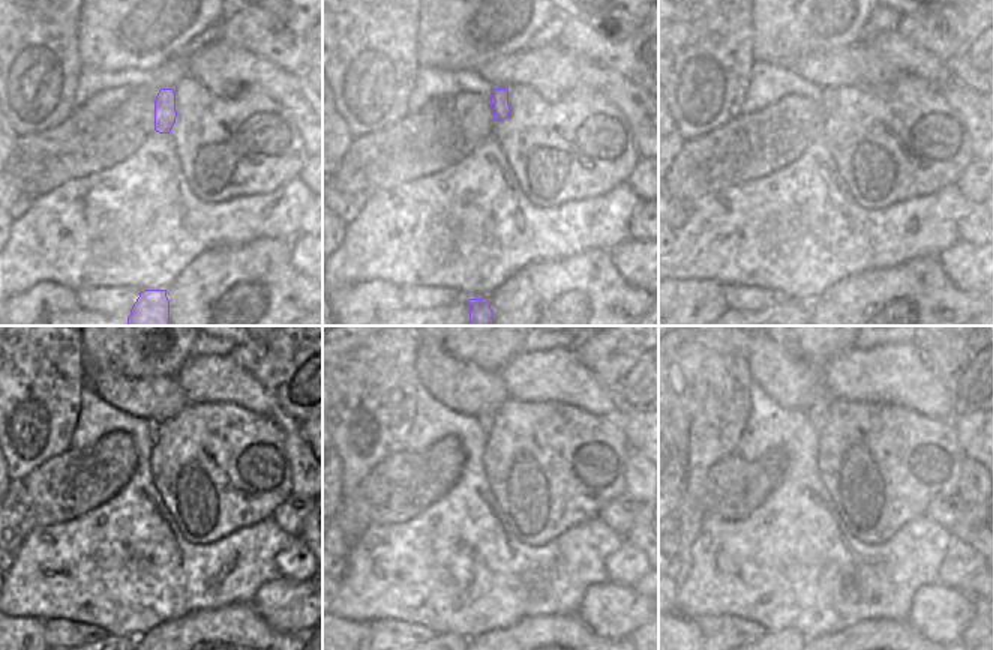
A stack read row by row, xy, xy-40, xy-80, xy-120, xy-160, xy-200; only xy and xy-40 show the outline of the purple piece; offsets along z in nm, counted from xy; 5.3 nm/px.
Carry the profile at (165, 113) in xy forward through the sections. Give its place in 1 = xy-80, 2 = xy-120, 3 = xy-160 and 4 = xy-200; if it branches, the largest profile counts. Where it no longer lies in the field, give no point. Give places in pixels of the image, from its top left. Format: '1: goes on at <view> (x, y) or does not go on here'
1: goes on at xy-80 (828, 102)
2: goes on at xy-120 (152, 425)
3: goes on at xy-160 (485, 419)
4: goes on at xy-200 (818, 415)

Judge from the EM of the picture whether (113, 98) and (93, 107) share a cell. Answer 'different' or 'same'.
same

